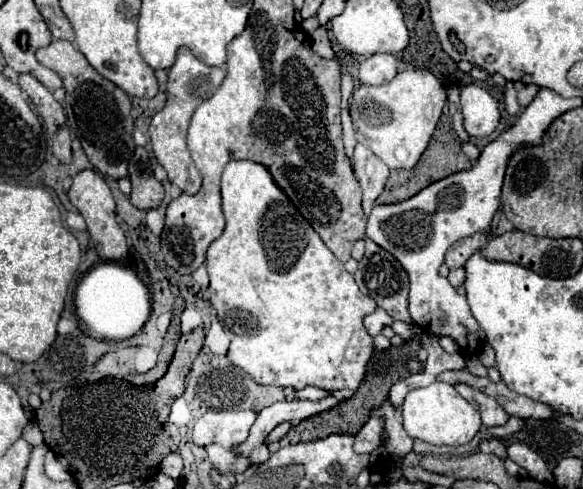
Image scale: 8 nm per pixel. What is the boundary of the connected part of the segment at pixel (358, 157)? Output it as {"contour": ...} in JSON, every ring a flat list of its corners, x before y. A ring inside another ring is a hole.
{"contour":[[356,144,352,166,354,166,354,176,360,182,364,192,364,198,362,198,364,214,370,214,376,198,384,190,384,184,388,178,388,166,372,150,368,150,362,144]]}

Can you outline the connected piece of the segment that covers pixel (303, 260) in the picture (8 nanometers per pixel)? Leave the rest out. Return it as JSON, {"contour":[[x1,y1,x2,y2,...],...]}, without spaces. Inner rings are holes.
{"contour":[[250,160,228,162,228,166,222,174,222,210,224,210,226,225,222,236,218,240,214,240,208,248,206,270,210,274,210,302,218,312,218,320,220,320,224,332,230,334,228,358,232,360,232,364,236,368,242,368,246,374,250,374,262,386,278,386,278,388,292,386,294,390,302,390,306,386,316,386,316,388,322,388,328,392,342,390,342,388,358,390,358,386,366,374,366,364,374,352,374,338,368,336,368,330,364,328,364,316,368,316,376,310,376,302,370,296,360,292,360,288,354,282,354,276,350,272,346,272,344,264,340,264,336,260,336,256,326,248,326,244,314,232,314,228,302,218,302,214,294,208,294,204,286,198,286,194,274,184,266,166,250,162]]}

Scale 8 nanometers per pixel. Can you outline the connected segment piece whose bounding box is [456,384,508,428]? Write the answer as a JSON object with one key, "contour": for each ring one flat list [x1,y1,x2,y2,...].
{"contour":[[456,384,456,390,460,392,460,396,464,396,470,404,476,406,476,410,480,412,482,416,482,424,486,428,492,428,492,426,504,426,508,422,508,414,504,412,504,408,490,396,482,394,480,390,474,390,466,384]]}

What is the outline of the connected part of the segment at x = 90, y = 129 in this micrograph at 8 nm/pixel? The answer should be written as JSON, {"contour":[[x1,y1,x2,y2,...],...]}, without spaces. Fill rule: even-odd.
{"contour":[[52,40,50,46,40,48,36,52,36,60,50,70,54,70,66,90,66,100,64,100,64,110,66,110,66,120,70,132,80,140,88,160,92,166,102,172,104,176,110,178,126,178,128,176,128,162,136,150,132,130,134,130,134,118,130,116,132,102,130,96,120,90,116,84,100,76,86,56,66,40]]}

